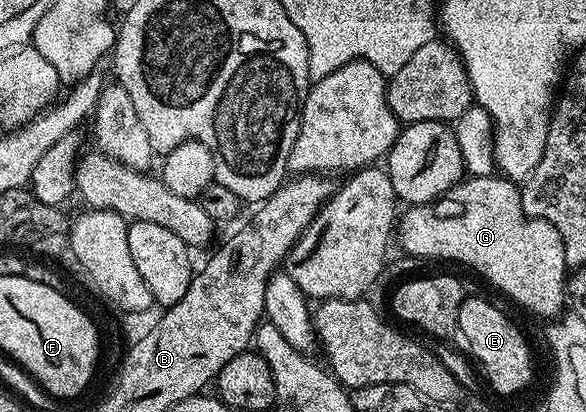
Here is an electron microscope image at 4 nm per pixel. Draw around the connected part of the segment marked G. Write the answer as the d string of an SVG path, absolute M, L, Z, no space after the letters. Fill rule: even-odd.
M504 176L488 178L466 177L441 195L436 202L409 206L395 226L395 242L413 258L446 258L462 262L477 274L482 274L497 290L502 290L513 302L518 302L533 314L553 320L567 306L567 263L563 240L555 224L542 218L529 218L521 207L520 189Z

